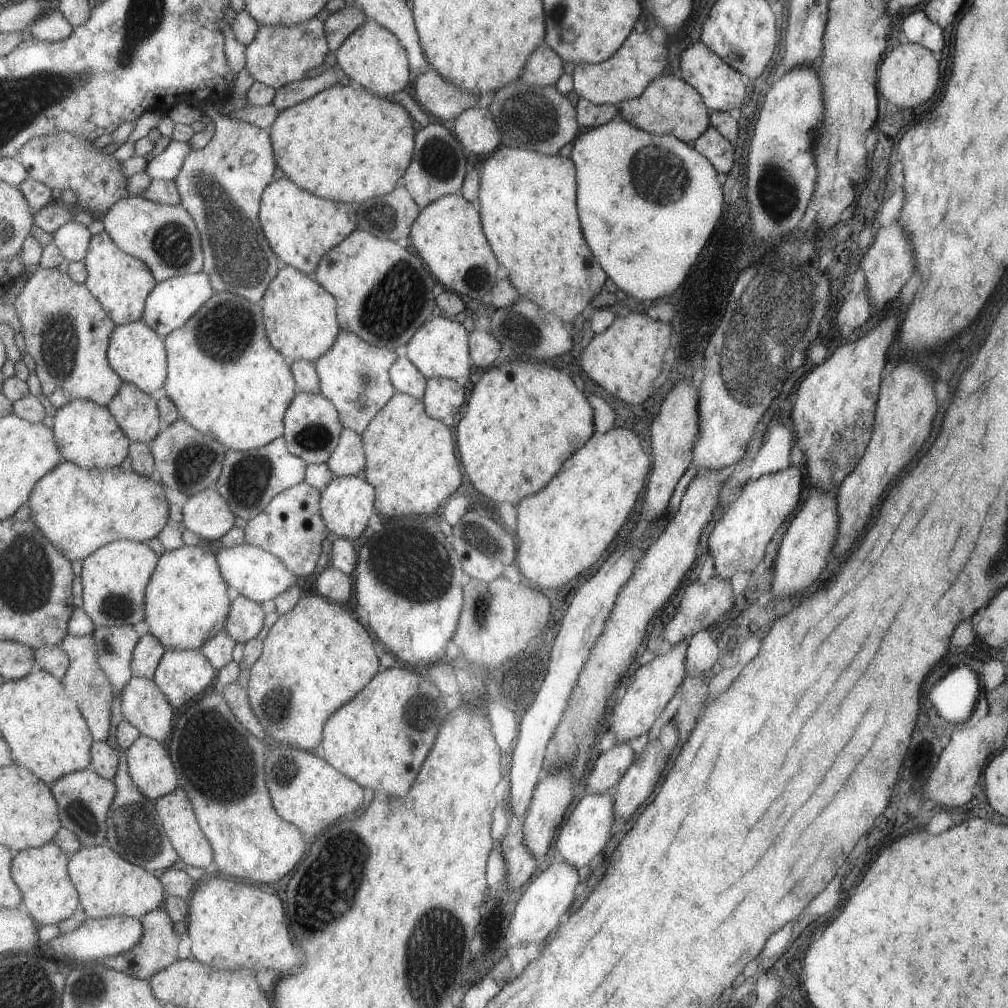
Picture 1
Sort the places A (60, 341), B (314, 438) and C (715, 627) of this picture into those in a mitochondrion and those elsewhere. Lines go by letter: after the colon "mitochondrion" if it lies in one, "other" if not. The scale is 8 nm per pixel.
A: mitochondrion
B: mitochondrion
C: other

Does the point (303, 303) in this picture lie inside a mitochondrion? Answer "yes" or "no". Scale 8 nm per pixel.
no

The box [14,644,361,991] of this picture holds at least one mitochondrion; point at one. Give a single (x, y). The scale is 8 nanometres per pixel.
(134, 823)

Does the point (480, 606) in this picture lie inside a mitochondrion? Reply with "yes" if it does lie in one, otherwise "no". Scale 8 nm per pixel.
yes

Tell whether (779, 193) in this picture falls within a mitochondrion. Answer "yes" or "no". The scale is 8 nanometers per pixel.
yes

